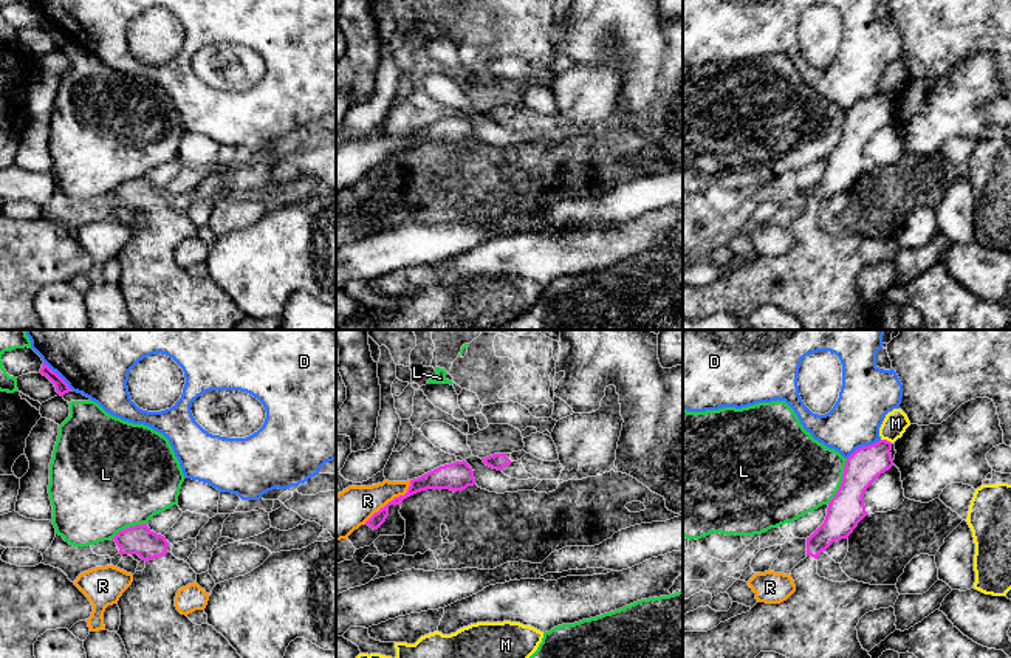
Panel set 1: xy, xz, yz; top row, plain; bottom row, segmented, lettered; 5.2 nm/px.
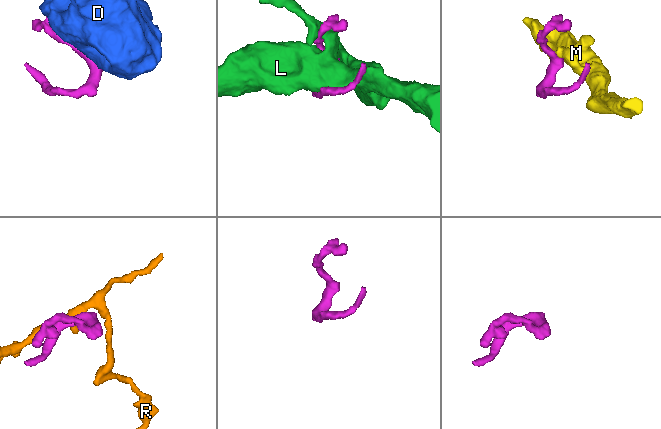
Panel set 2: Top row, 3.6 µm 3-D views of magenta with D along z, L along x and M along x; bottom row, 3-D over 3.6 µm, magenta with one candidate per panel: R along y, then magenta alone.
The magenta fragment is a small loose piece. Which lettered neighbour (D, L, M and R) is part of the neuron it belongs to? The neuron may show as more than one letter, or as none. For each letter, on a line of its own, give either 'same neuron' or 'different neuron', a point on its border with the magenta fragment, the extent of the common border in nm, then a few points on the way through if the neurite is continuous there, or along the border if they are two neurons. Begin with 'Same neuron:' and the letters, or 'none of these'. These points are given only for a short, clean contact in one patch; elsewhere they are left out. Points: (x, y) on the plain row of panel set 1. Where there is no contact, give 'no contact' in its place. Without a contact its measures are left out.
Same neuron: none of these
D: different neuron; meets magenta in yz at (863, 99); contact 200 nm long
L: different neuron; meets magenta in yz at (843, 135); contact 260 nm long
M: different neuron; meets magenta in yz at (886, 93); contact 60 nm long; border along yz (881, 92), (891, 96)
R: different neuron; meets magenta in xz at (392, 154); contact 340 nm long

